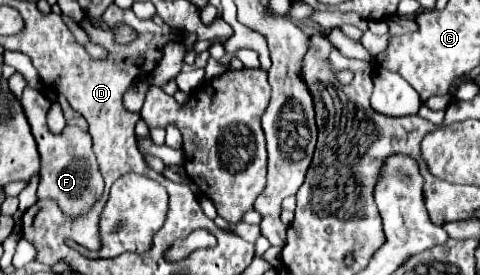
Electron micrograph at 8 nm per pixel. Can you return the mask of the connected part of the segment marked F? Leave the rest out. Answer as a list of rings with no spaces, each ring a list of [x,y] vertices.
[[[30,86],[24,88],[22,108],[24,108],[26,120],[32,128],[34,140],[38,144],[40,158],[42,158],[38,198],[54,200],[60,206],[60,210],[70,218],[88,214],[104,192],[104,180],[102,180],[102,174],[98,170],[98,164],[96,164],[96,158],[92,152],[90,134],[82,132],[78,126],[66,126],[60,134],[52,134],[46,124],[46,112],[50,108],[50,100],[46,98],[46,94],[42,94],[40,90],[34,90]]]

